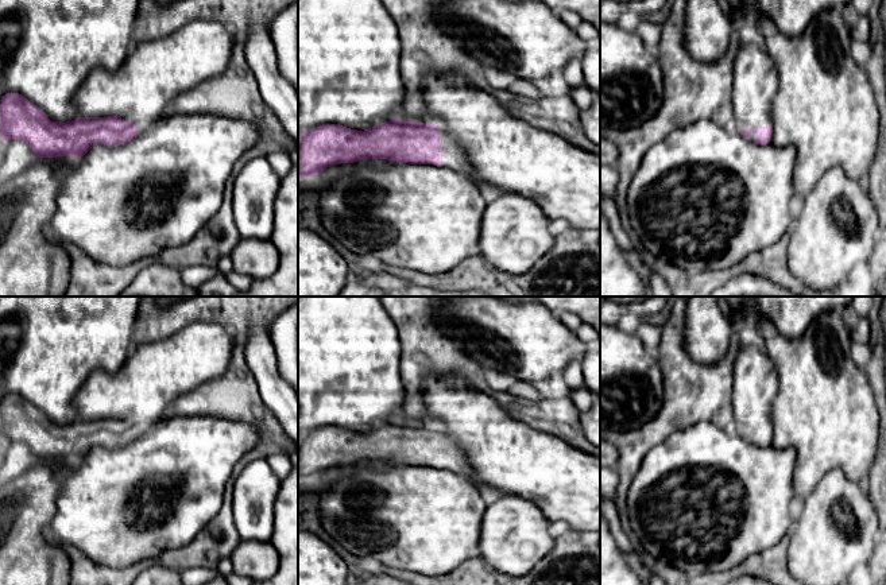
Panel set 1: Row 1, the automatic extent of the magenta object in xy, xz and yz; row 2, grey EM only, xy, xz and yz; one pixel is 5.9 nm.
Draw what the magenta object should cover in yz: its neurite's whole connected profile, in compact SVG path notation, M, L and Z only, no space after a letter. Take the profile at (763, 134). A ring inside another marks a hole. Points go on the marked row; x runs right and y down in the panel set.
M740 44L732 67L732 128L759 146L771 142L771 102L778 71L771 57L757 44Z

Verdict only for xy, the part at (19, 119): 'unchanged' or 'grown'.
grown

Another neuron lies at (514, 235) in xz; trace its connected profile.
M519 194L490 197L481 218L477 255L503 274L522 275L554 245L556 236L549 232L549 224L539 205L530 198Z

